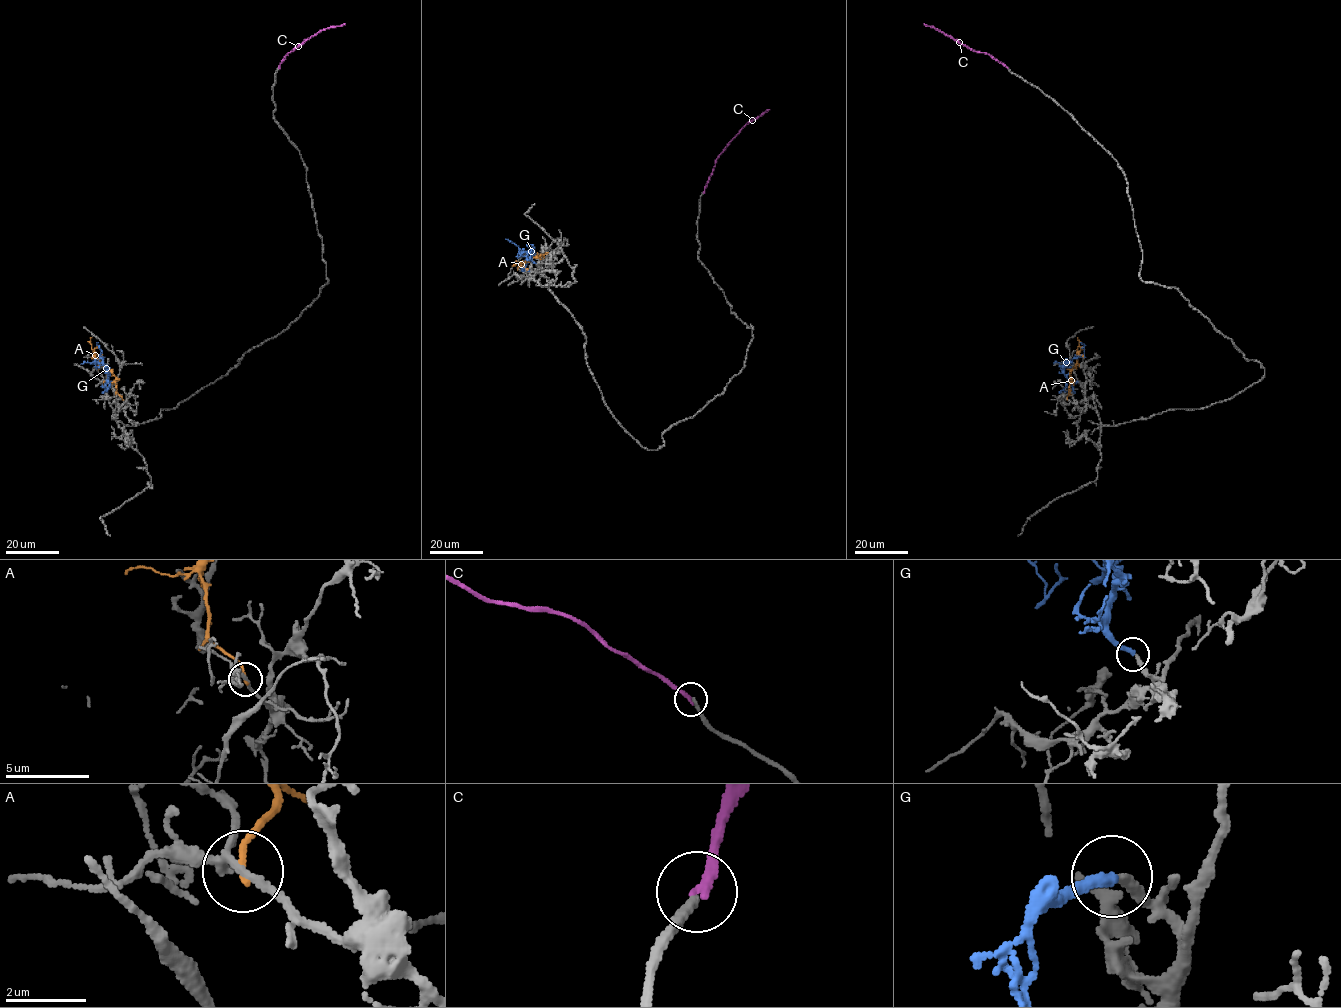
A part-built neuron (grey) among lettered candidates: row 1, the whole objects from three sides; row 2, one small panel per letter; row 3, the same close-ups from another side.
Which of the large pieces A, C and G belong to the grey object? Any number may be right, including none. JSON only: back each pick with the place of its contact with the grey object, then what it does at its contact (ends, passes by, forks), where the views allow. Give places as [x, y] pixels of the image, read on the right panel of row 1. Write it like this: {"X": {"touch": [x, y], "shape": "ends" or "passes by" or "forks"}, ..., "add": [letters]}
{"G": {"touch": [1078, 381], "shape": "ends"}, "add": ["G"]}

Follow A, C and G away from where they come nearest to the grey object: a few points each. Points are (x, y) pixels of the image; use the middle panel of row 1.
A: (547, 252), (525, 263), (516, 263)
C: (703, 192), (716, 159), (728, 142), (747, 123), (769, 109)
G: (535, 263), (531, 249), (526, 258), (526, 269), (521, 270), (522, 266)

